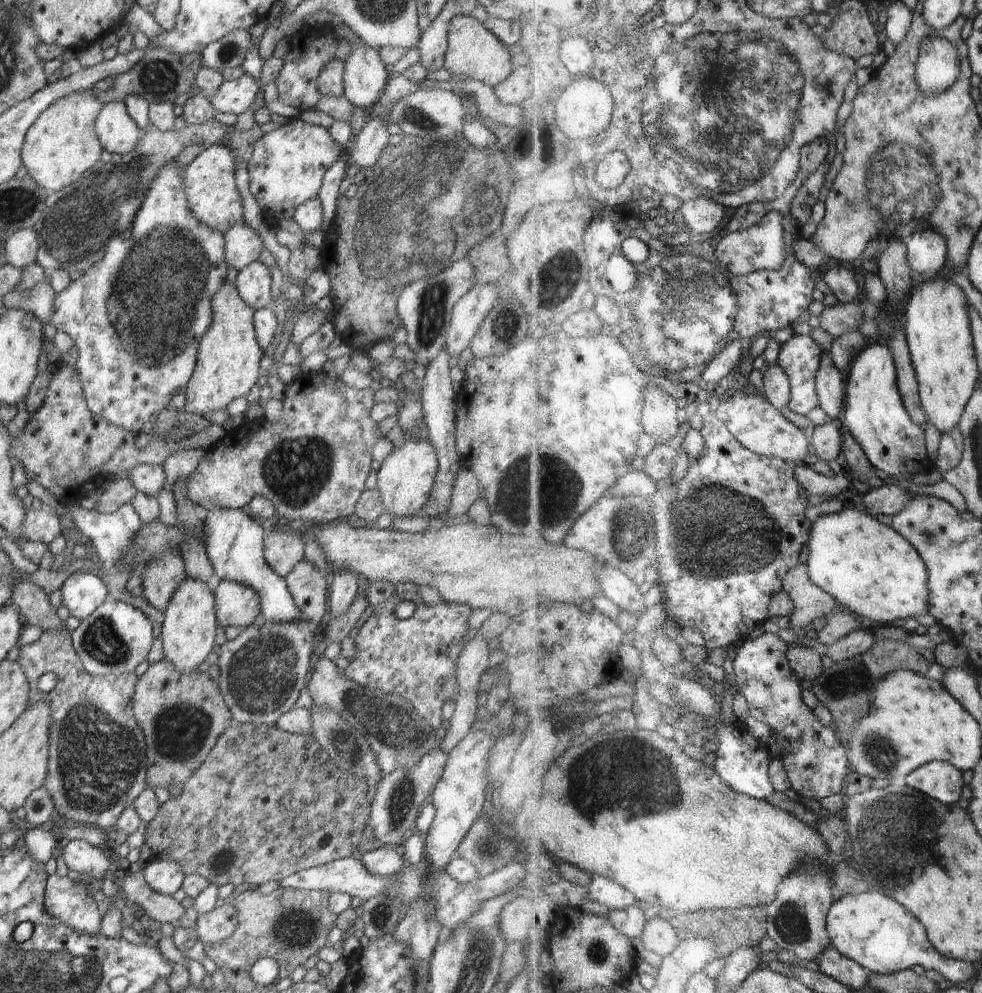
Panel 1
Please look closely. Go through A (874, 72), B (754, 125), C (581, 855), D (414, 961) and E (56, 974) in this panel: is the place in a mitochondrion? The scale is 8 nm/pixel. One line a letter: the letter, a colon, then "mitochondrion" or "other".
A: other
B: mitochondrion
C: other
D: other
E: mitochondrion

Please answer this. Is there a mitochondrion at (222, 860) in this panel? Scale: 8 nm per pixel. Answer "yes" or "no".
no

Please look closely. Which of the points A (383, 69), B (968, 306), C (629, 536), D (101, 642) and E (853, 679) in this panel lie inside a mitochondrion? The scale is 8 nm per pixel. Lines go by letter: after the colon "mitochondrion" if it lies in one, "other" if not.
A: other
B: other
C: mitochondrion
D: mitochondrion
E: mitochondrion

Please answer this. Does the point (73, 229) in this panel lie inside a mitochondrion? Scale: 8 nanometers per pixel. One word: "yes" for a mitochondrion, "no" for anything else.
yes

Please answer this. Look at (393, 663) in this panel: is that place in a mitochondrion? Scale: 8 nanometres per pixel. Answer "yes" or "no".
no

